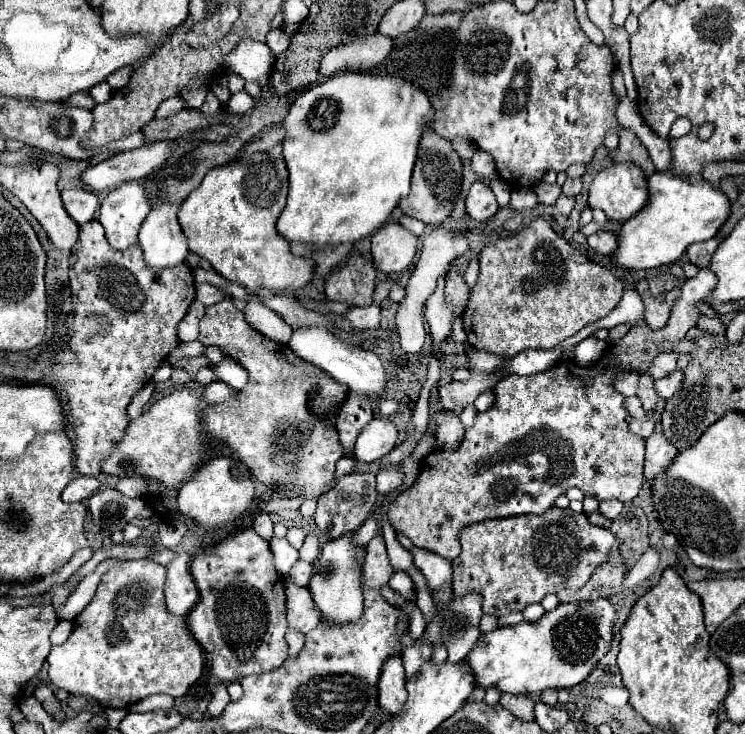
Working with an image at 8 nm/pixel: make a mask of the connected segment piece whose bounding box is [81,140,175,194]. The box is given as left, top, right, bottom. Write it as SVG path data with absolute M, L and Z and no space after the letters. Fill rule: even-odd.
M165 140L165 142L145 144L135 150L119 152L103 160L101 164L87 168L81 174L81 182L93 194L105 194L123 182L145 178L149 172L159 168L171 156L173 146L175 142Z

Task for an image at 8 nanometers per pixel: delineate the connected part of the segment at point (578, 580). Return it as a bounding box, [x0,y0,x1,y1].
[453,508,617,616]

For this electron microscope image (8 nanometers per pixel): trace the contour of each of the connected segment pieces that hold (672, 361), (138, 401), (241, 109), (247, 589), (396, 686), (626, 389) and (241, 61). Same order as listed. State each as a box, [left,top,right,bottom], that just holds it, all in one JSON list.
[[649,352,679,380],[127,382,155,420],[227,90,253,114],[187,528,285,682],[379,656,407,716],[613,372,639,394],[225,40,273,82]]

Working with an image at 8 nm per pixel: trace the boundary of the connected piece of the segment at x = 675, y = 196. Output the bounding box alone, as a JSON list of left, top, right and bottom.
[611,172,729,268]

